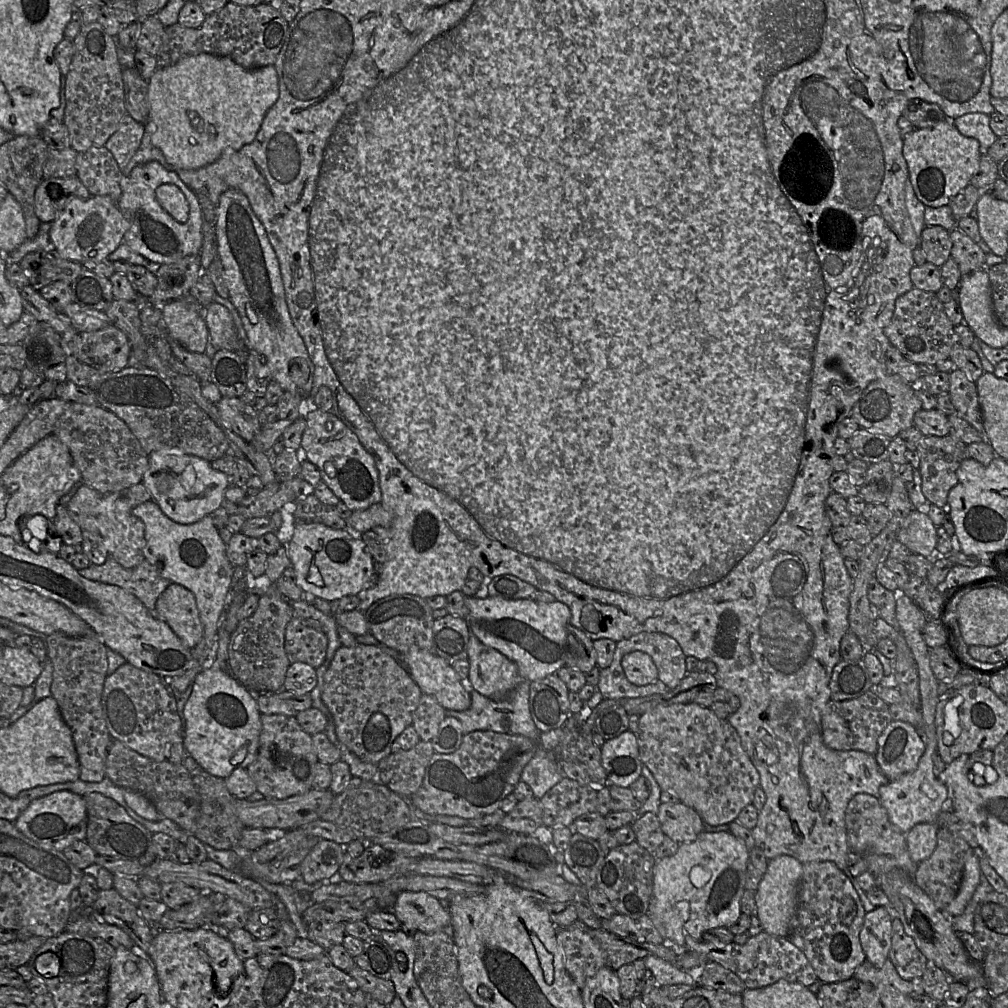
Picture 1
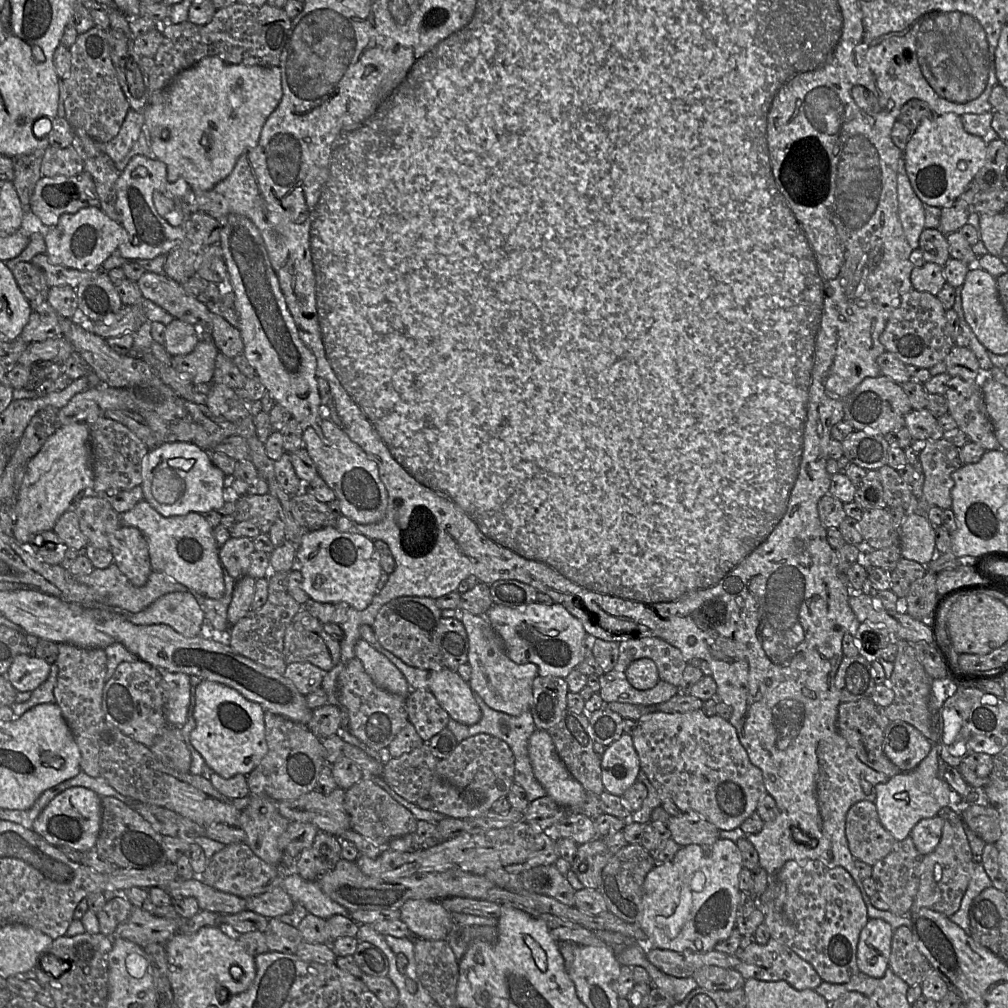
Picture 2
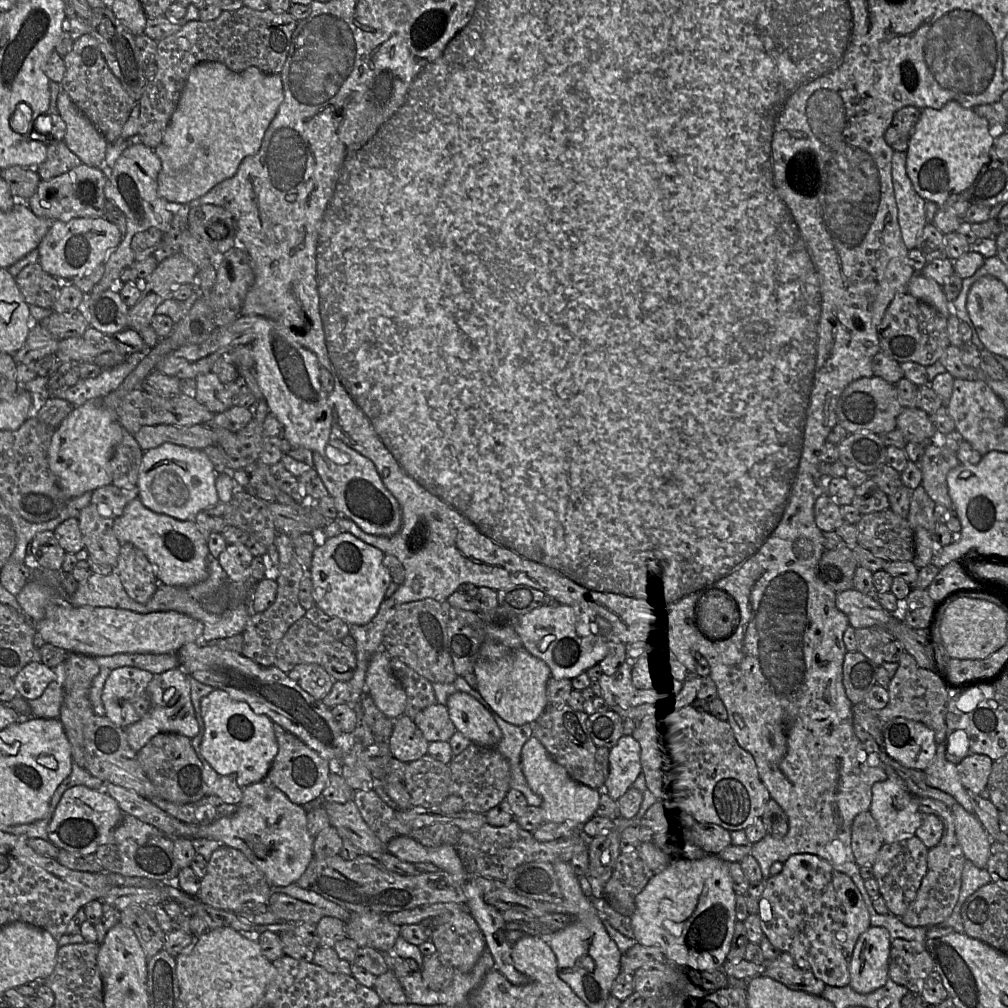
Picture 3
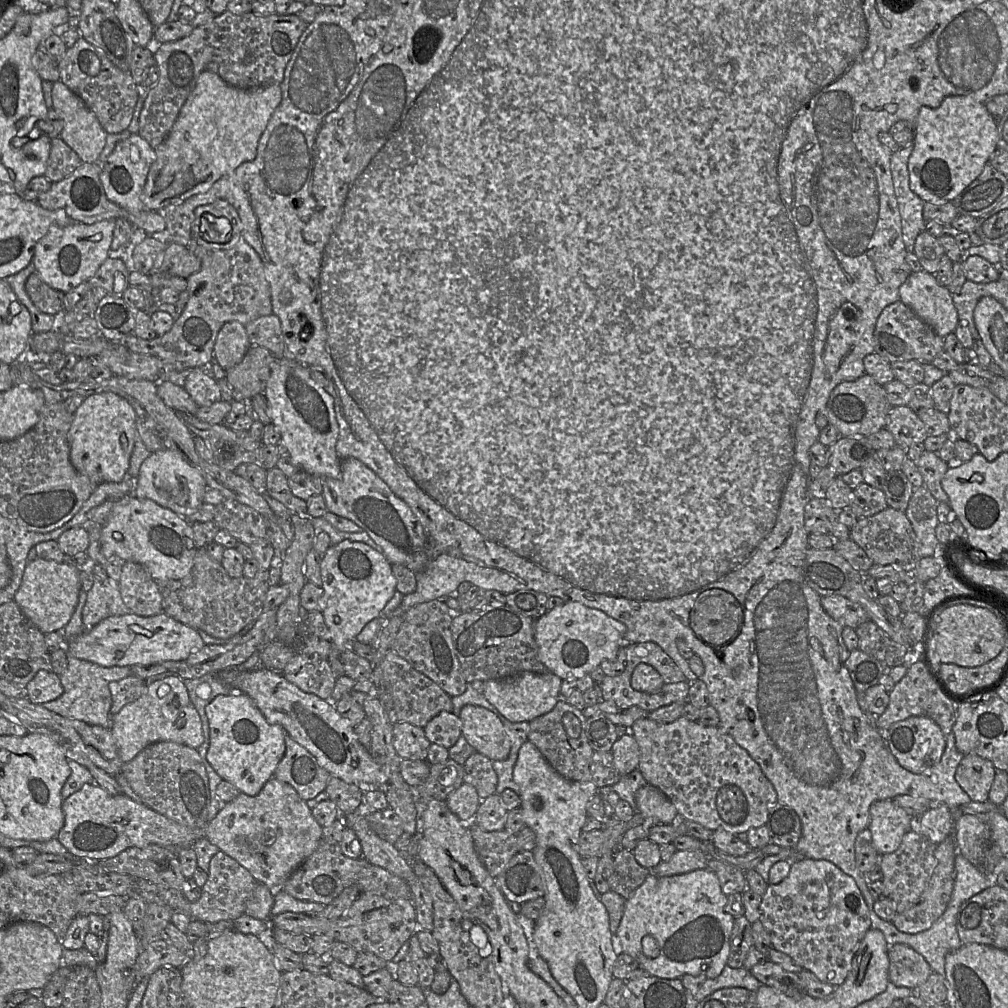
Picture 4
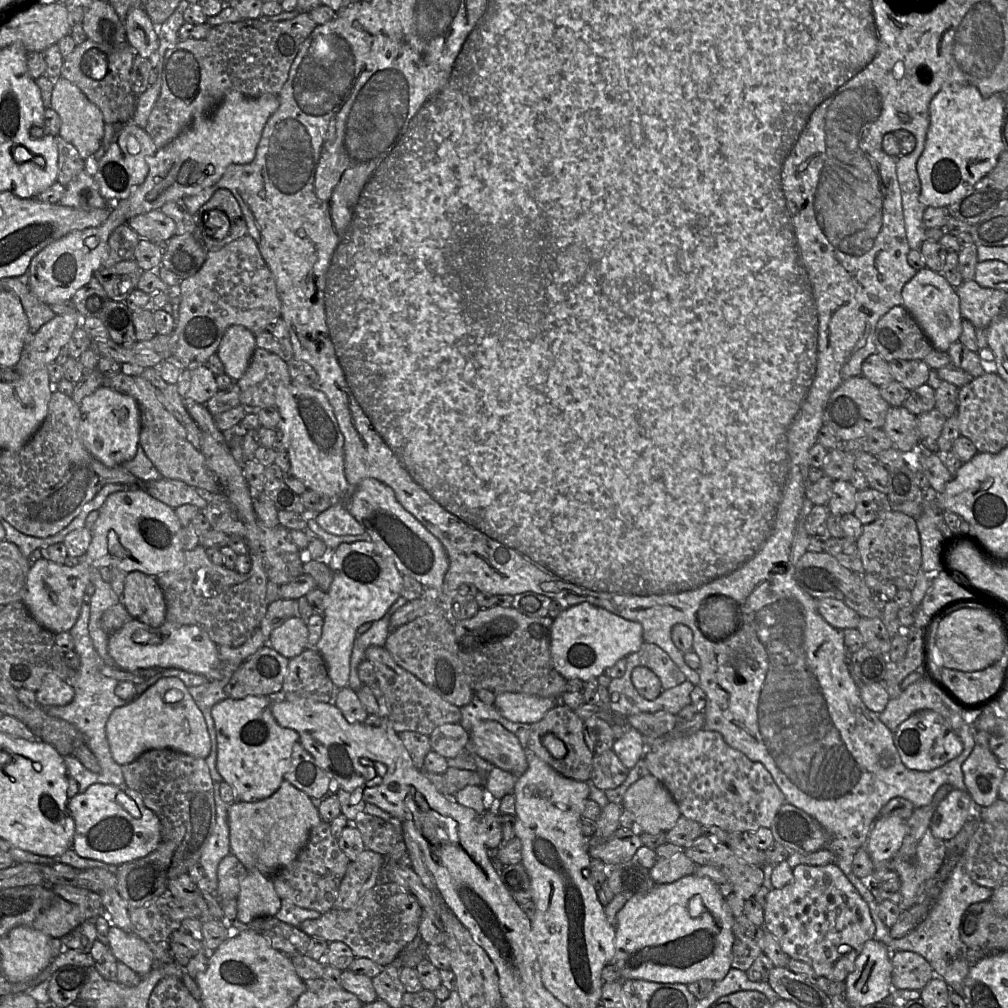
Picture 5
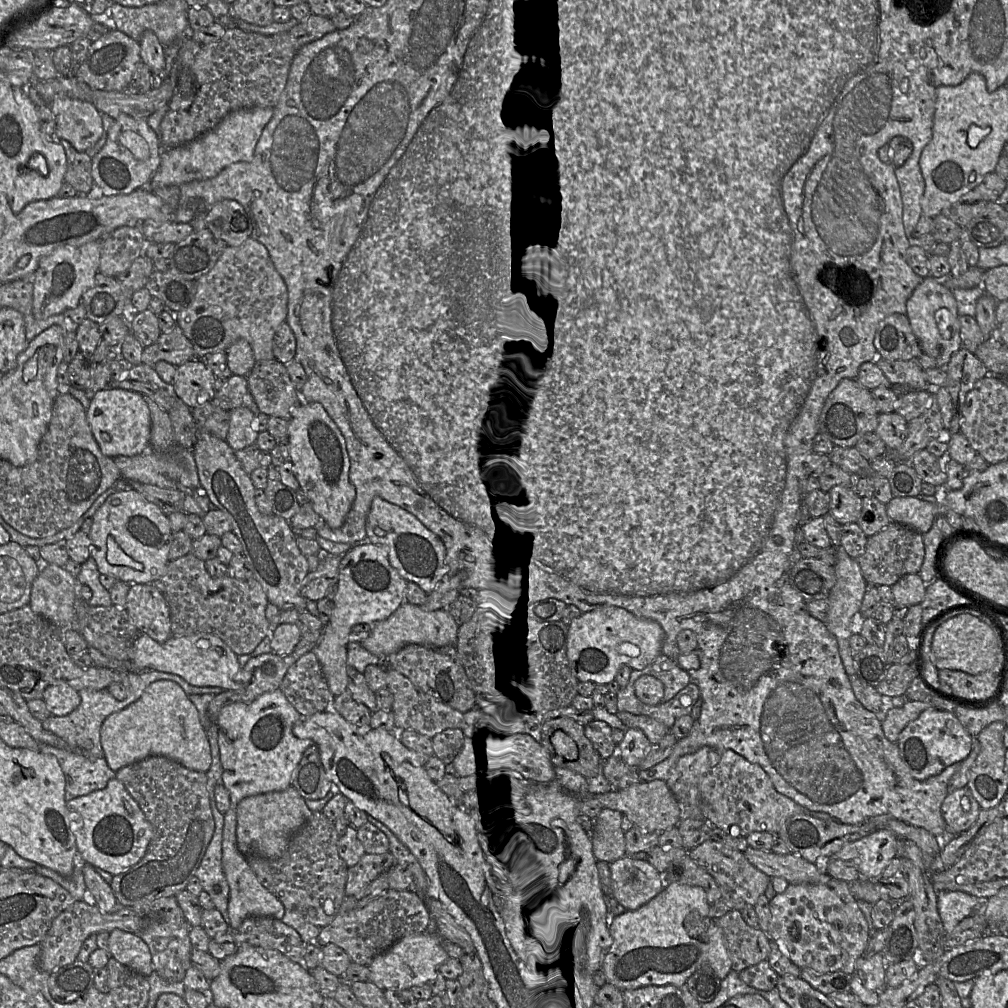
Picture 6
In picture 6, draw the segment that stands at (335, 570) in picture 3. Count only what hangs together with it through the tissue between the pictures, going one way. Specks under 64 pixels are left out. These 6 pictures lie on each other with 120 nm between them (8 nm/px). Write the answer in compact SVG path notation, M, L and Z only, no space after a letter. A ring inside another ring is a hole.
M377 544L355 546L340 561L334 608L328 624L312 650L318 658L328 687L334 697L348 687L347 647L352 627L375 624L387 619L406 602L407 581L391 565L387 549Z

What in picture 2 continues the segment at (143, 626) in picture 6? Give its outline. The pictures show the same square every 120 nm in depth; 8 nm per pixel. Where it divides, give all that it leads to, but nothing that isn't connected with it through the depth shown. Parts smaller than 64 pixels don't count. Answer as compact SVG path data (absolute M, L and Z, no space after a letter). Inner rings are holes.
M120 525L111 535L110 551L114 564L132 585L146 584L152 568L148 544L139 529Z

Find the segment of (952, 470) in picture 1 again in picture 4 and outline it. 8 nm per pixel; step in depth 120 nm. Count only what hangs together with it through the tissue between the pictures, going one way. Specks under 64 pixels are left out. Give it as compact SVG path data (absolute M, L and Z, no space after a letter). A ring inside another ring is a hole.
M925 450L916 461L916 465L923 477L924 486L937 502L949 504L949 497L942 487L942 479L949 469L949 464L944 462L936 452Z

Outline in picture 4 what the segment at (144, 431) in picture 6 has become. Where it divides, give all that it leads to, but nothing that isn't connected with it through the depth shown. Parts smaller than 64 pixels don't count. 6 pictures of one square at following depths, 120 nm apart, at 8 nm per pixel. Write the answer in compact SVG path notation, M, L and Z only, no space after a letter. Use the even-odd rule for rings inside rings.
M109 391L85 397L73 414L69 430L72 465L96 484L123 481L130 466L136 430L135 410L125 398Z

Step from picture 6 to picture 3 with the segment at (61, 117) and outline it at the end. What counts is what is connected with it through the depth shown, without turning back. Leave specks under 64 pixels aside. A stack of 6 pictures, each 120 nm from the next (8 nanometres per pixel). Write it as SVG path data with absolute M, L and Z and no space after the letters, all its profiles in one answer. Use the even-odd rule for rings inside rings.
M62 88L56 104L58 112L66 124L64 143L78 156L82 164L100 168L108 147L104 136L81 113Z

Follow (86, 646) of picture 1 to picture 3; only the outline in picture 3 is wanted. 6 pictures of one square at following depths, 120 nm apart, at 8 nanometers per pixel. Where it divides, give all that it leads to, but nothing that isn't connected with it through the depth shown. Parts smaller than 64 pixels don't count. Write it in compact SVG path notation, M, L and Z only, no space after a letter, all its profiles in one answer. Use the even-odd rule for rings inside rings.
M68 653L65 661L66 678L64 682L64 700L61 705L59 720L61 721L68 741L71 745L73 761L80 767L85 768L84 729L88 720L94 715L89 693L94 677L99 672L95 658L78 653Z

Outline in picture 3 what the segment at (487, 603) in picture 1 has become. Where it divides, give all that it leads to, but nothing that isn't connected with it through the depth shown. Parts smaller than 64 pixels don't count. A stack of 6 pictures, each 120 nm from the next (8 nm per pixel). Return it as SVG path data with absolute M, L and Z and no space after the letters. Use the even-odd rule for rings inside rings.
M568 605L541 606L517 616L517 633L522 647L535 657L544 661L555 679L573 679L605 658L607 655L607 636L611 625L602 617L590 622L591 635L580 636L575 630L575 612Z

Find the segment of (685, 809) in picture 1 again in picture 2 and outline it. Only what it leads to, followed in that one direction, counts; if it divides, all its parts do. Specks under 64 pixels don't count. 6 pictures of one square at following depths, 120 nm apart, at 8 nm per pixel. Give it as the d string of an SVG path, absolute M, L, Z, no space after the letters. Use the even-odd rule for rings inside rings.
M696 812L671 816L667 827L671 838L681 847L691 844L712 845L720 838L720 830Z

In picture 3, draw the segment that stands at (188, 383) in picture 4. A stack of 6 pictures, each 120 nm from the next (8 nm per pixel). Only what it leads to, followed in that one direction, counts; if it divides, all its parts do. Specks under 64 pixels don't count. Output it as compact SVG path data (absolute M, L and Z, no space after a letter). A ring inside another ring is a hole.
M211 371L195 378L193 396L198 403L205 405L215 414L229 409L232 405L224 383Z

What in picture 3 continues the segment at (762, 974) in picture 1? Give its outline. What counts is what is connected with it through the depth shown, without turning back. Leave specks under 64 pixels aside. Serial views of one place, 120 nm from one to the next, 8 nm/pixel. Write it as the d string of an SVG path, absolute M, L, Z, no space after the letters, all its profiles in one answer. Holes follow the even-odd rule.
M781 952L775 960L765 960L763 965L763 976L770 977L792 990L821 996L826 987L811 971L800 968L787 952Z

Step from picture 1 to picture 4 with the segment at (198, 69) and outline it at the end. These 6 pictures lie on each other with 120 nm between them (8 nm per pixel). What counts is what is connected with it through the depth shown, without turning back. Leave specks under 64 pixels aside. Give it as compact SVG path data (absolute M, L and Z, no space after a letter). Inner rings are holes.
M203 71L169 134L155 148L157 158L150 167L141 193L141 200L146 209L157 211L169 205L181 204L193 195L208 191L218 179L242 163L255 159L259 139L281 99L282 90L279 84L240 89L227 84L214 72Z

